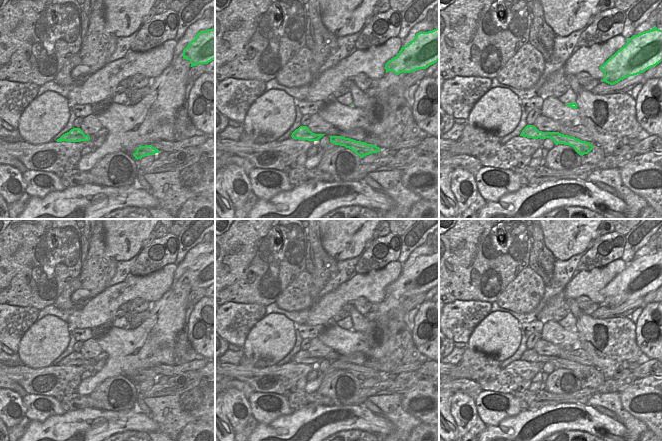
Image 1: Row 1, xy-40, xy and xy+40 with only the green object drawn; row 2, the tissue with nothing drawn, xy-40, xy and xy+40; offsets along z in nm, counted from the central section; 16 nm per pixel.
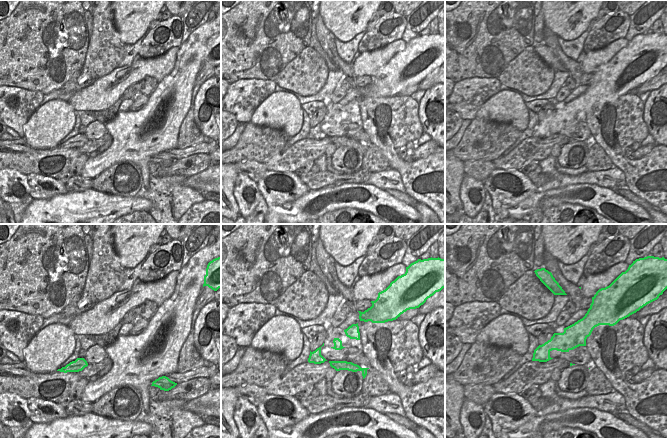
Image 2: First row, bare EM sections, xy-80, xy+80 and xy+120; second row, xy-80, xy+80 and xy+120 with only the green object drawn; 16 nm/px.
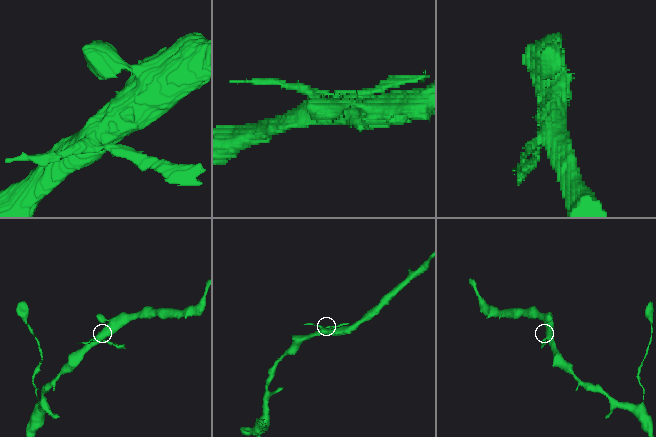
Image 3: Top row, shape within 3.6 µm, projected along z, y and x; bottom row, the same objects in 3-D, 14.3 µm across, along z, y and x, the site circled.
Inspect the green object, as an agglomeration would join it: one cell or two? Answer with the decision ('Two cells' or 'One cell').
Two cells.

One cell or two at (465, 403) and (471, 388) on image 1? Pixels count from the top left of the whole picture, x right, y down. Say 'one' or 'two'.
two

